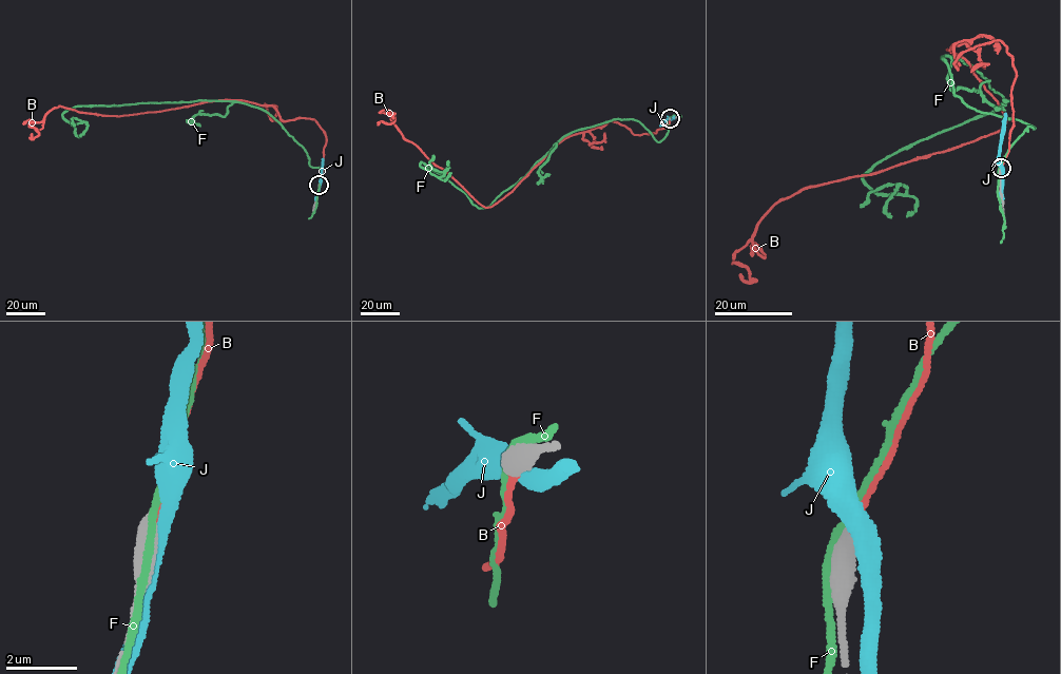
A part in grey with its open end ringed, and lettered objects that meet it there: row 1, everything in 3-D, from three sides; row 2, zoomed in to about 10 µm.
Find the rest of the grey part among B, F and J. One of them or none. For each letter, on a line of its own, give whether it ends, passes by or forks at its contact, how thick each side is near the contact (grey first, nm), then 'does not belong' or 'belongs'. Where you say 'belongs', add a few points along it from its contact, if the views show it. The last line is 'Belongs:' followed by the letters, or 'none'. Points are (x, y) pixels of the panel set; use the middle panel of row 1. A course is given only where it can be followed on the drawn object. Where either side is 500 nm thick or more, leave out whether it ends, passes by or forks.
B: it ends; calibres 480 and 190 nm; belongs; course (670, 119), (655, 133), (609, 121), (572, 135), (485, 207), (387, 112)
F: it passes by; calibres 480 and 190 nm; does not belong
J: calibres 500 and 460 nm; does not belong
Belongs: B

